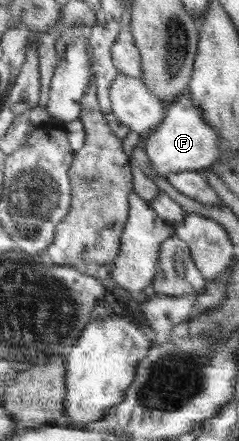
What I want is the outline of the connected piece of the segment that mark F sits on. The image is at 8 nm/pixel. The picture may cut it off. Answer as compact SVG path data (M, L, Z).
M188 94L166 105L166 118L142 144L154 172L167 176L171 172L200 171L212 167L220 159L217 130L206 120Z

